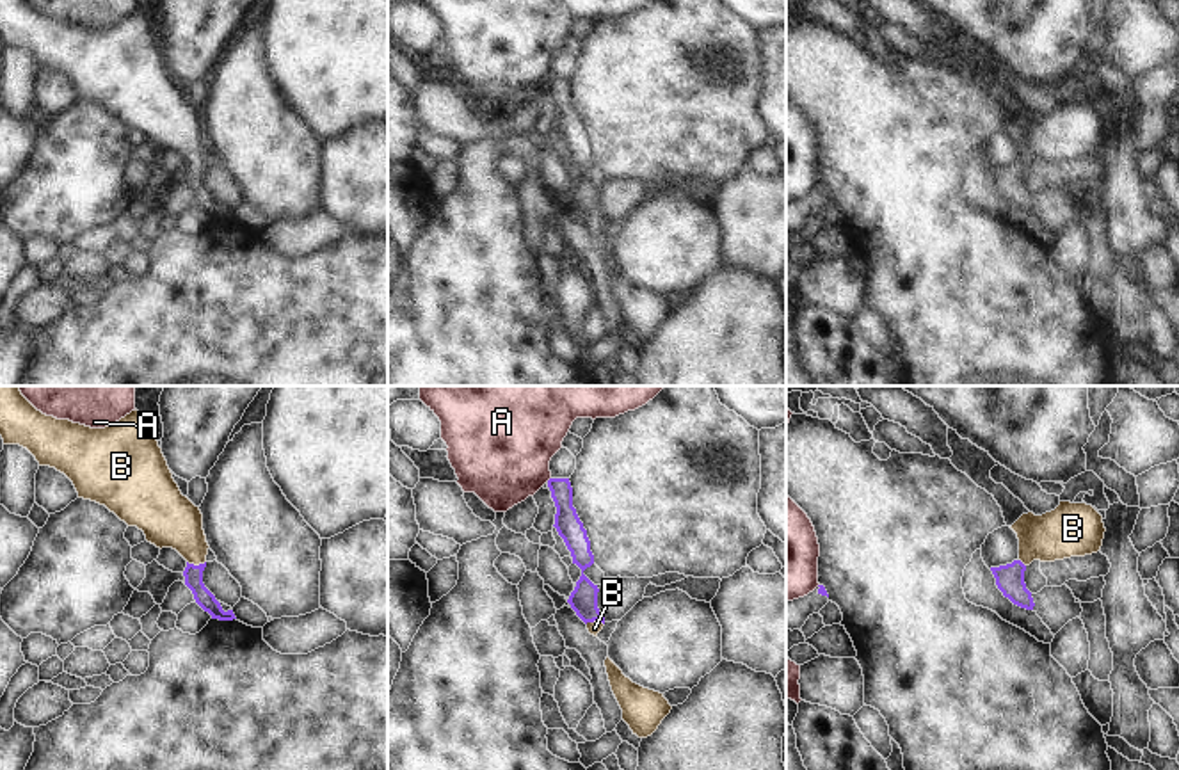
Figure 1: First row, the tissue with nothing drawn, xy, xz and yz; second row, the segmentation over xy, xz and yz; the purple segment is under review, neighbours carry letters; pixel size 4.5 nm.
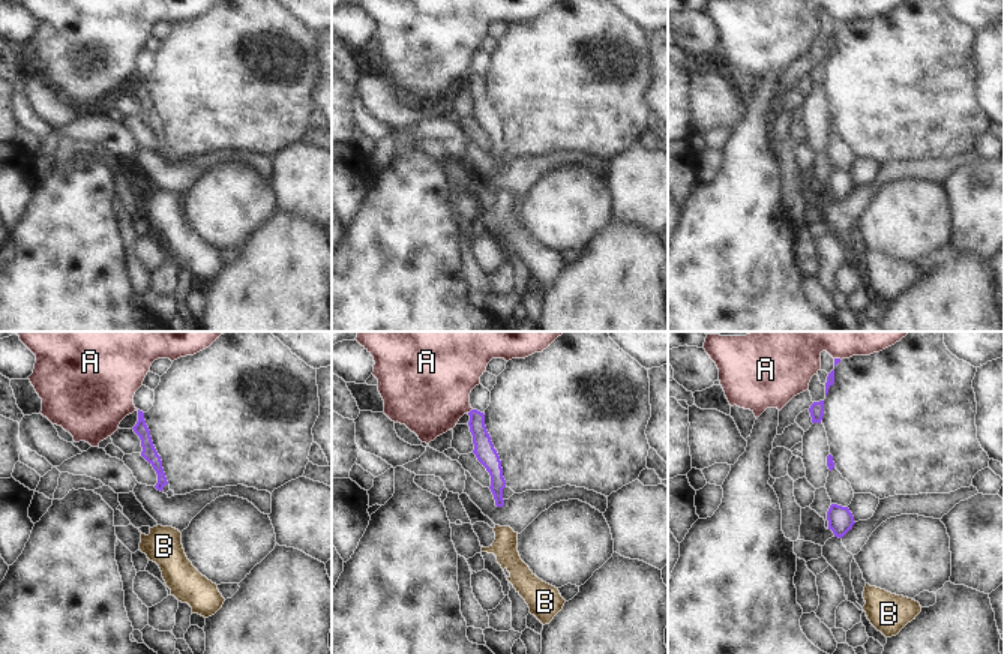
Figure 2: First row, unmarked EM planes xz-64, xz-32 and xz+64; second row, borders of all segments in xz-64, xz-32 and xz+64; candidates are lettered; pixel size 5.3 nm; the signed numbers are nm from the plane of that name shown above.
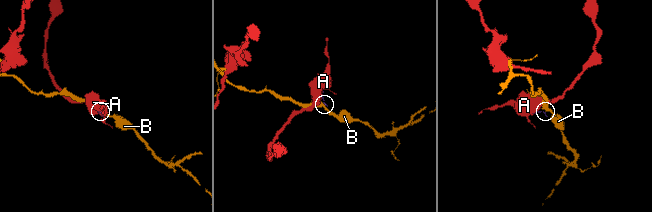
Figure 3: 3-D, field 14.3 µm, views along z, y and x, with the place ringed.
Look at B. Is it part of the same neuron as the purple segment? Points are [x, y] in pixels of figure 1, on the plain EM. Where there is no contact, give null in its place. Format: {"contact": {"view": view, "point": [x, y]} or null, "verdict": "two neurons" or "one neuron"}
{"contact": {"view": "xy", "point": [196, 168]}, "verdict": "one neuron"}

